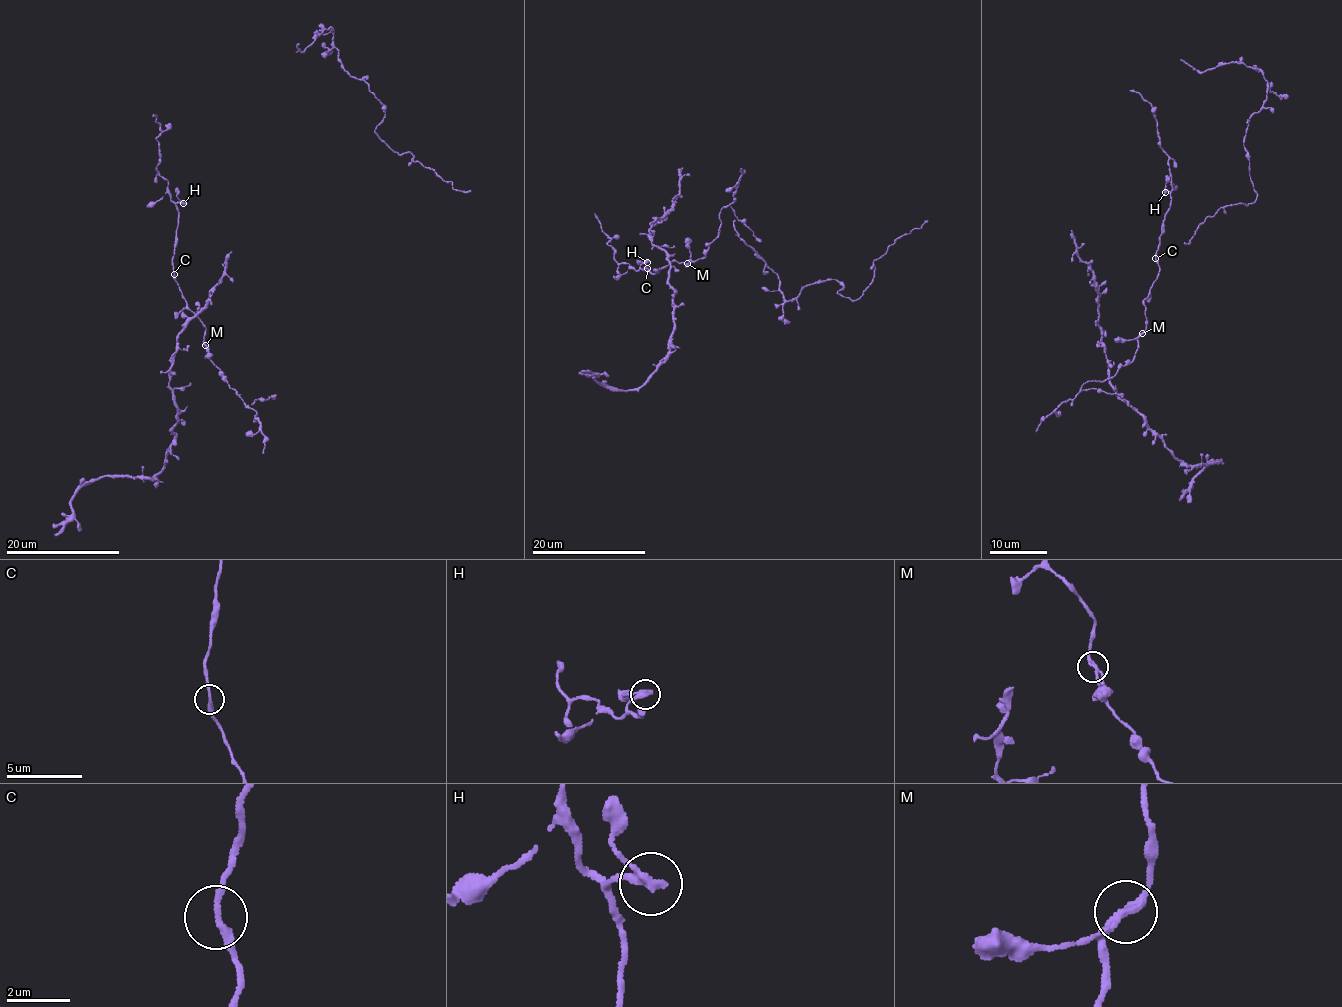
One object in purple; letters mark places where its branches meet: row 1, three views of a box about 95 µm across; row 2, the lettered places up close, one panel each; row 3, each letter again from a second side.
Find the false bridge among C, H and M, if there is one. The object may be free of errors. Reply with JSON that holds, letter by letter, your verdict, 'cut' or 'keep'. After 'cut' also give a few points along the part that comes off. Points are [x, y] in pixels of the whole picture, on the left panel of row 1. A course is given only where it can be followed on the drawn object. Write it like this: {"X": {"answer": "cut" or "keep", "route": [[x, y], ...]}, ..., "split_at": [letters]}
{"C": {"answer": "keep"}, "H": {"answer": "keep"}, "M": {"answer": "keep"}, "split_at": []}

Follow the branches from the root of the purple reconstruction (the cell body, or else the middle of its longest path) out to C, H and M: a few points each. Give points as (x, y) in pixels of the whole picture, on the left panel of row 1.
C: (168, 186), (170, 199), (178, 211), (173, 274)
H: (168, 186), (170, 199), (183, 204)
M: (168, 186), (170, 199), (178, 211), (173, 277), (187, 307), (205, 327), (204, 345)

